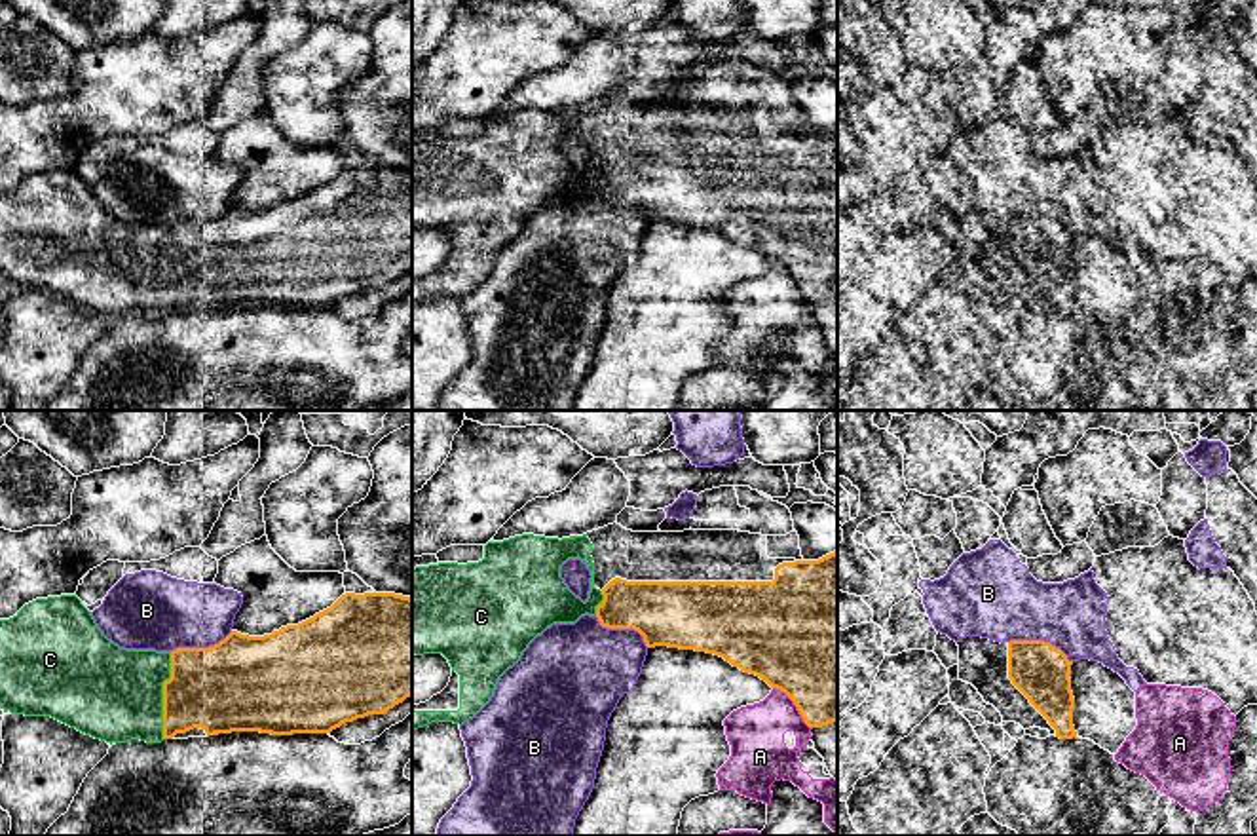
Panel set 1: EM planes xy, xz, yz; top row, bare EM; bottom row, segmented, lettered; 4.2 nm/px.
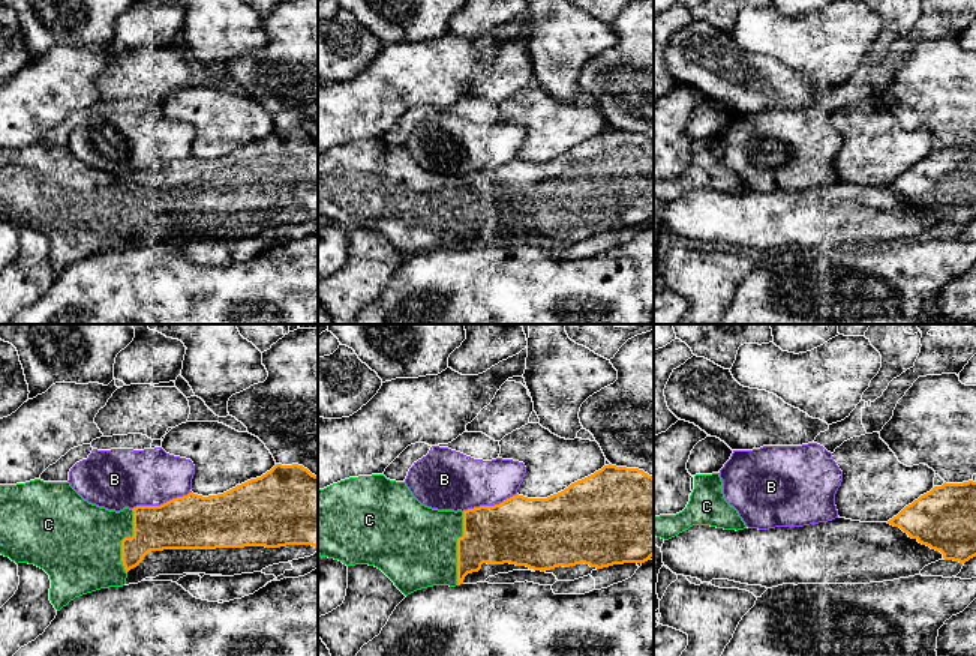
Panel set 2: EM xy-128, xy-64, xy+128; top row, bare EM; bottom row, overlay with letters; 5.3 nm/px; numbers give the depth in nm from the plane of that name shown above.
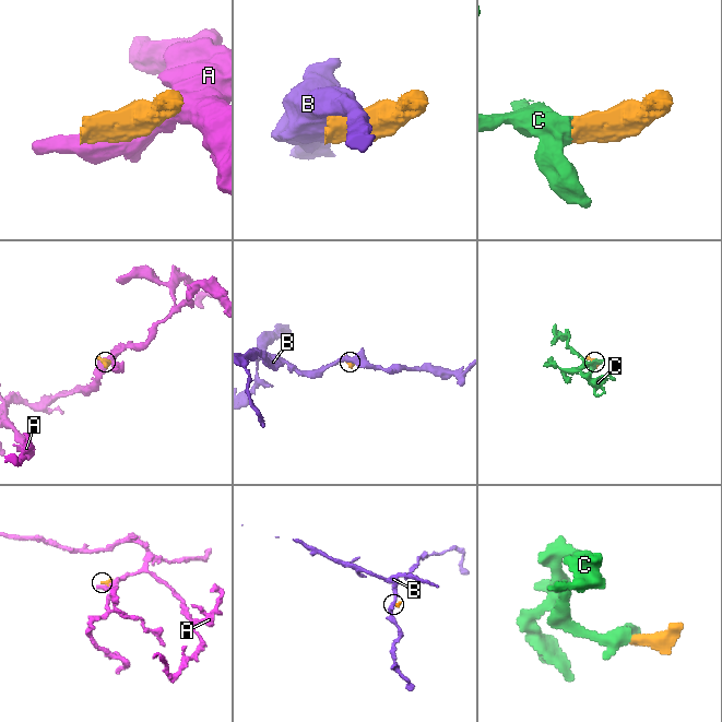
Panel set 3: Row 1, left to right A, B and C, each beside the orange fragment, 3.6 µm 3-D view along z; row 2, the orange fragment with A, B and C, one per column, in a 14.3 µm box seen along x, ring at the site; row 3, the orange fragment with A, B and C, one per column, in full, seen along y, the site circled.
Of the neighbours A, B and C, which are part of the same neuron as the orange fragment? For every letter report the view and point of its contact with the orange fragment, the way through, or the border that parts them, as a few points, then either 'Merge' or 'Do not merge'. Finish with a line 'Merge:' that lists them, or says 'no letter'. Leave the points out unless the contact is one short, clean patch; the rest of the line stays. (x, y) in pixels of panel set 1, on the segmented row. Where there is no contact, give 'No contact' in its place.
A: Touches orange at xz (794, 703). Do not merge
B: Touches orange at yz (1041, 641). Do not merge
C: Touches orange at xy (164, 696). Path across: xy (221, 688), (183, 688), (164, 696), (112, 694). Merge
Merge: C

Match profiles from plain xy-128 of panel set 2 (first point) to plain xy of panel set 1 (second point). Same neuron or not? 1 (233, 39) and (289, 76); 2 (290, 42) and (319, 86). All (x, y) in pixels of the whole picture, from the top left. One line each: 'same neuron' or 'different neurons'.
1: same neuron
2: different neurons

